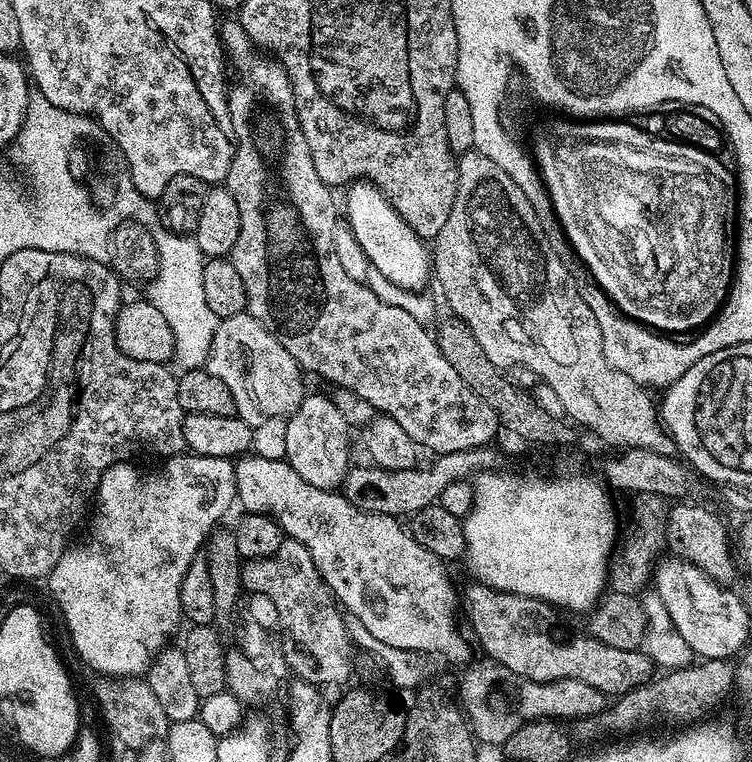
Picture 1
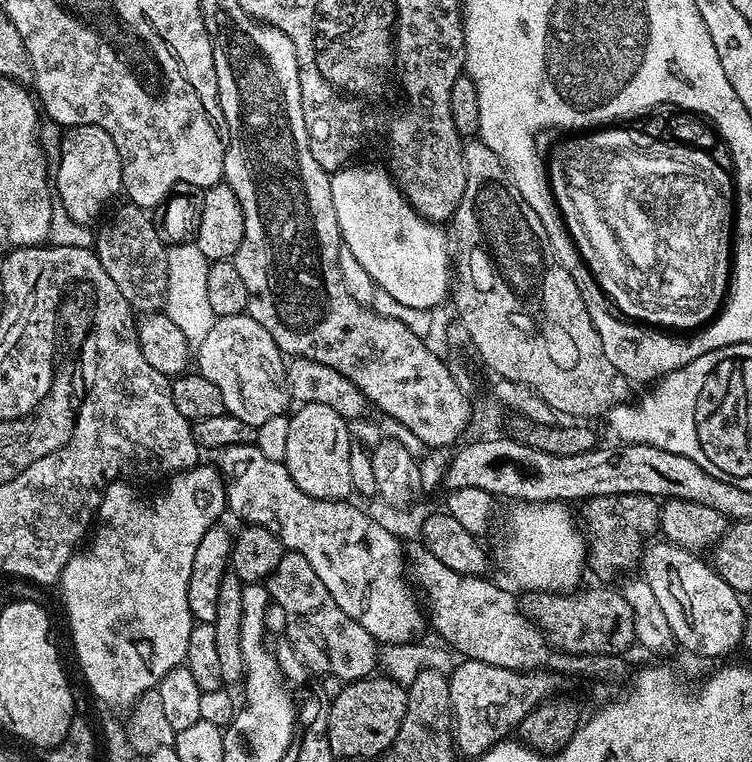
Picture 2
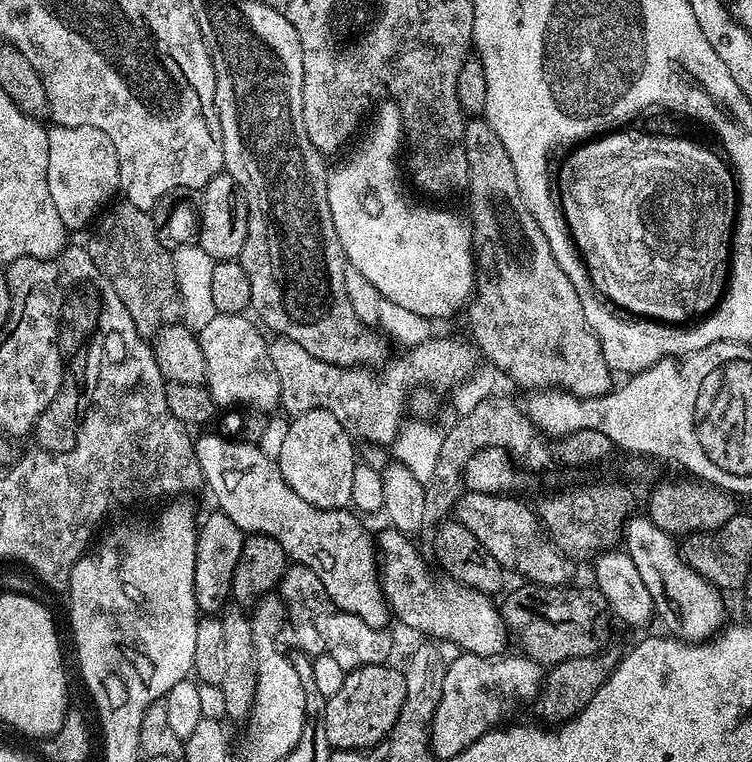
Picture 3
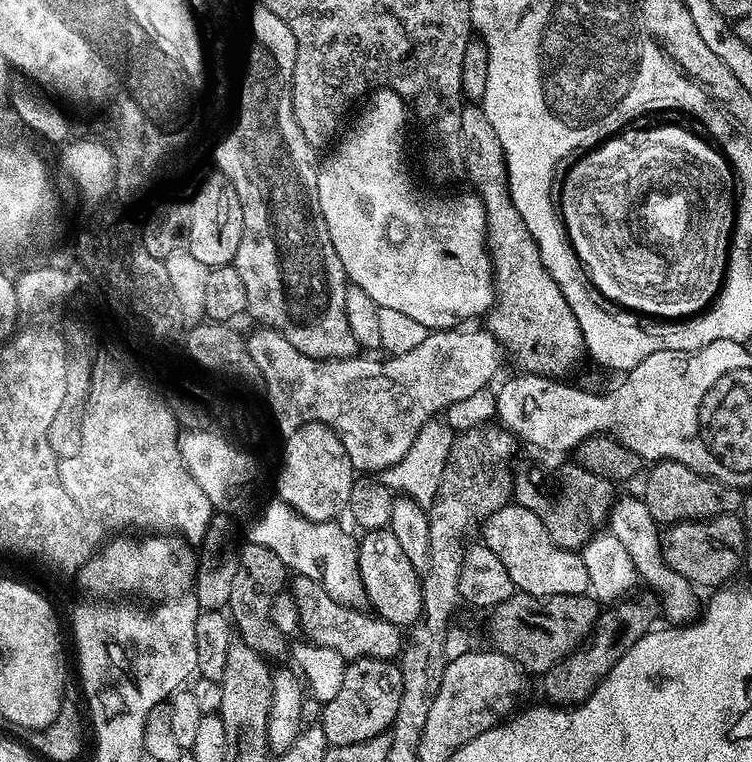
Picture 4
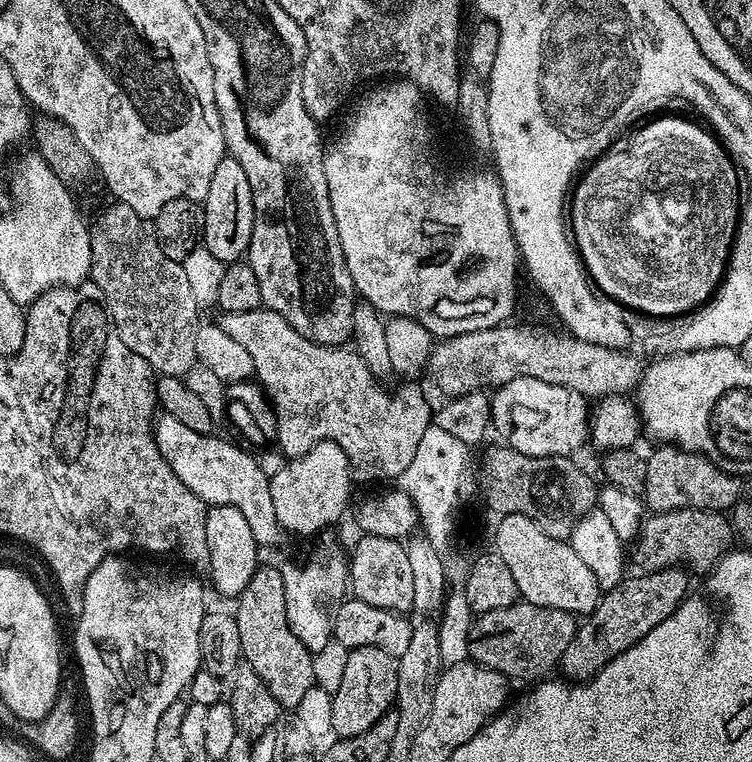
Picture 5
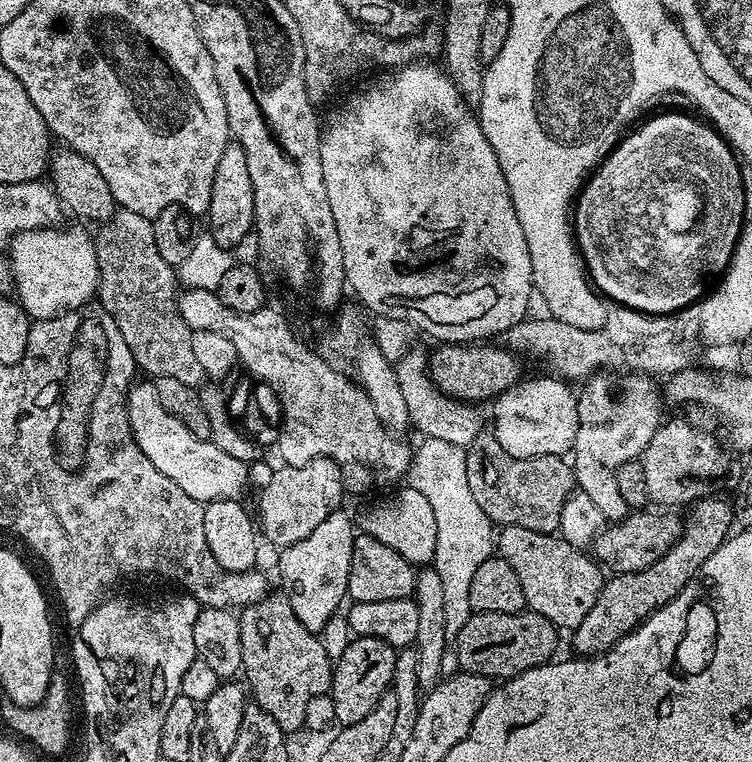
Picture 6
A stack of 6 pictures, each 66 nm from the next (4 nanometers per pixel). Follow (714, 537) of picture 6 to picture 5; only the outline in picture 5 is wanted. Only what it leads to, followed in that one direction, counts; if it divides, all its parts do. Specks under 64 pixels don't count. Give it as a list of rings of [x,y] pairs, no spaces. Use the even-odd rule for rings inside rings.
[[[683,567],[663,568],[657,572],[636,575],[640,576],[629,575],[618,586],[607,589],[597,602],[596,609],[579,621],[574,638],[570,638],[570,646],[566,646],[560,655],[558,672],[565,681],[591,680],[614,657],[646,638],[646,634],[650,634],[658,622],[670,618],[670,614],[674,614],[674,610],[689,595],[690,576]]]

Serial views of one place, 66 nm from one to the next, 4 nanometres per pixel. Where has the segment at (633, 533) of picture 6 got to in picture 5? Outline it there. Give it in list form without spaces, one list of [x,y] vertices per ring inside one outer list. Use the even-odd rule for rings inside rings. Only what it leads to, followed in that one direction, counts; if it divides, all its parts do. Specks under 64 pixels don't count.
[[[679,508],[669,512],[652,512],[640,526],[640,532],[637,534],[634,547],[631,549],[630,560],[637,564],[637,569],[644,572],[657,572],[663,568],[675,568],[683,566],[689,573],[704,572],[711,573],[716,567],[716,563],[722,559],[727,552],[733,551],[734,533],[732,531],[731,519],[724,512],[708,512],[704,508]]]

